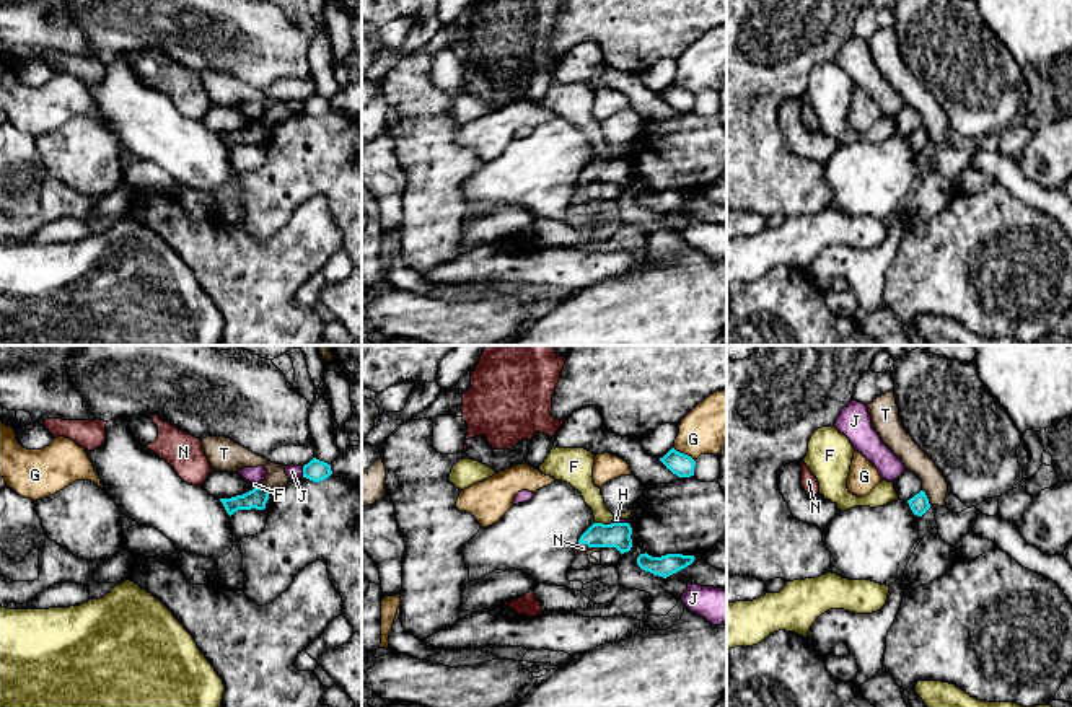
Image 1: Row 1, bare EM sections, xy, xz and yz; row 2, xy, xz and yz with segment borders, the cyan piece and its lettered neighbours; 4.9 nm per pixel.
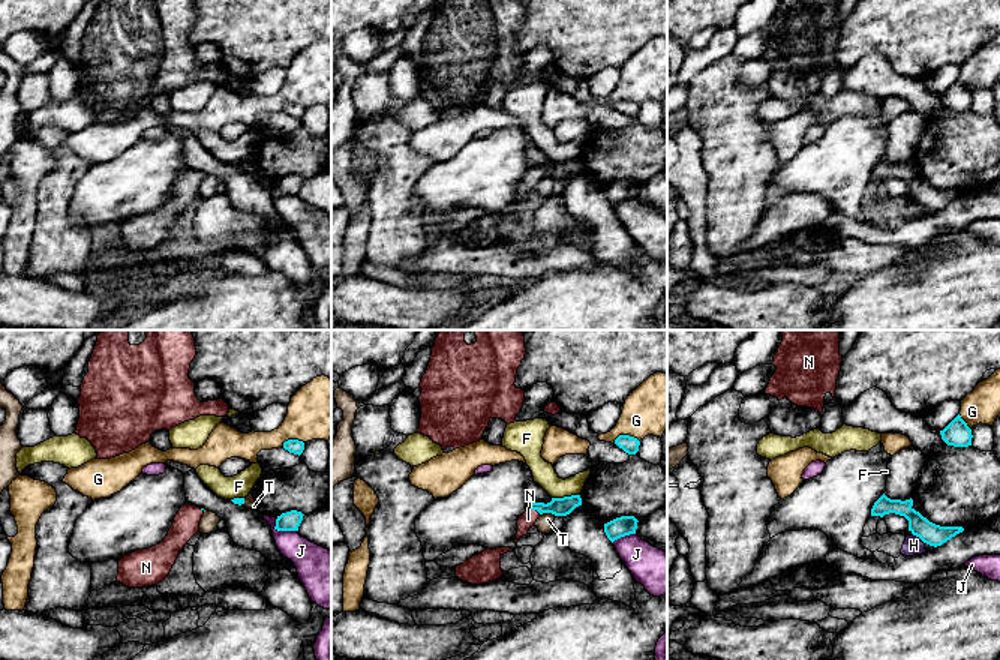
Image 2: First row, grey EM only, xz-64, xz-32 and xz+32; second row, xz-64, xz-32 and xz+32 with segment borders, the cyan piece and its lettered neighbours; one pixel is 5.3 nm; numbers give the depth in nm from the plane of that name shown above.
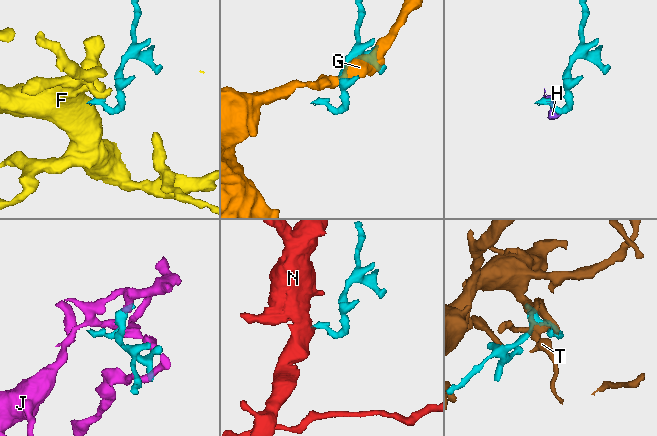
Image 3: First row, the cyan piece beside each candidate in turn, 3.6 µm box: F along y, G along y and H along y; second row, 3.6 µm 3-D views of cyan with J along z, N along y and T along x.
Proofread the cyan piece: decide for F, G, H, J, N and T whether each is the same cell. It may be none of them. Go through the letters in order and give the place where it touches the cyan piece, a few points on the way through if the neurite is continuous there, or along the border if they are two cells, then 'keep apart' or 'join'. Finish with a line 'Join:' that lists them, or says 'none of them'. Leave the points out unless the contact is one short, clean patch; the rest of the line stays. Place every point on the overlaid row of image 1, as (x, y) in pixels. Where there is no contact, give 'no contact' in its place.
F: xz (601, 523) | along xz (595, 522), (611, 523) | keep apart
G: xz (683, 453) | keep apart
H: xz (621, 523) | along xz (613, 522), (628, 523) | keep apart
J: xy (303, 471) | keep apart
N: xz (584, 543) | across xz (616, 535), (597, 535), (584, 543), (582, 548) | join
T: yz (926, 497) | keep apart
Join: N

